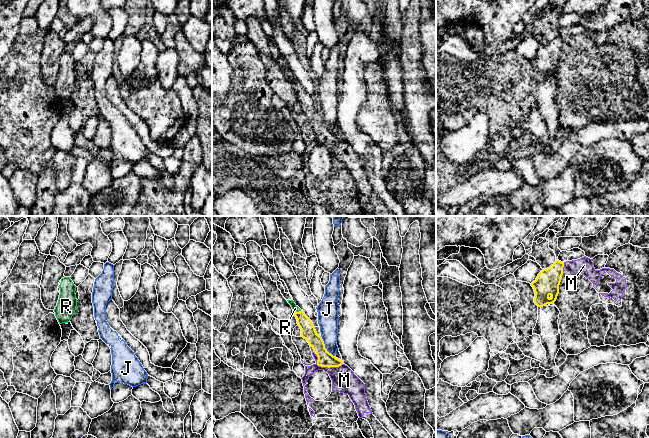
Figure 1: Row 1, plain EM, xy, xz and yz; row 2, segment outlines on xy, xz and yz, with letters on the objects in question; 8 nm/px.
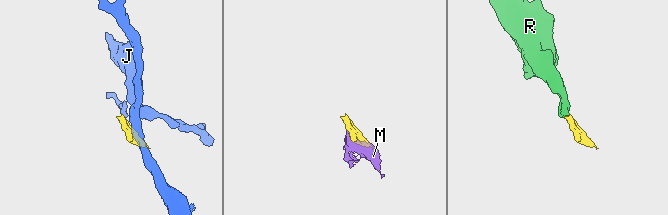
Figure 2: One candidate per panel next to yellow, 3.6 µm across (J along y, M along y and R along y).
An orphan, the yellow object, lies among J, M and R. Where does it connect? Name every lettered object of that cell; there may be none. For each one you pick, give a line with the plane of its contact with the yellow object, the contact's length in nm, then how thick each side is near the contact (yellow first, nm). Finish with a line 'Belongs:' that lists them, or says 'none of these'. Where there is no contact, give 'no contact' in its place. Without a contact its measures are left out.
M: xz | 300 nm | 130/200 nm
R: xz | 70 nm | 120/50 nm
Belongs: M, R

